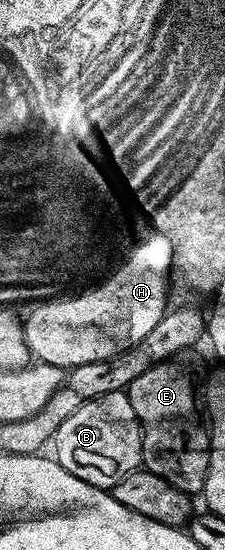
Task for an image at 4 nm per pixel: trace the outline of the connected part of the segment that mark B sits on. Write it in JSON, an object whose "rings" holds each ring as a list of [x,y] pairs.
{"rings":[[[104,390],[101,396],[81,404],[81,408],[57,428],[54,446],[53,457],[65,472],[73,472],[73,476],[102,490],[110,491],[112,486],[125,480],[129,472],[140,469],[143,466],[143,428],[137,412],[133,412],[127,391]]]}

